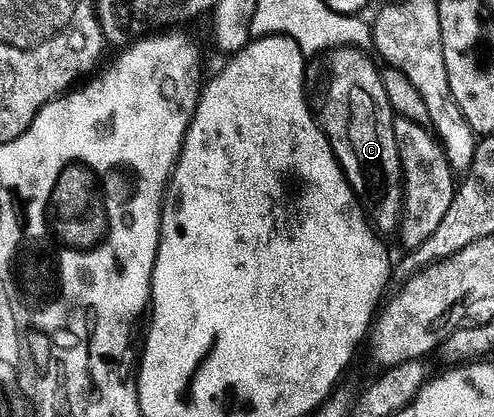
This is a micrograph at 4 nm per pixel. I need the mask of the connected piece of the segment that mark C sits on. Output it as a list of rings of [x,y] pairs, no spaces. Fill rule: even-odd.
[[[352,47],[330,51],[322,61],[324,65],[320,68],[320,77],[310,84],[310,107],[316,122],[326,134],[336,160],[344,171],[344,177],[348,179],[354,194],[363,204],[373,229],[380,234],[395,233],[400,227],[400,219],[404,213],[404,171],[394,134],[398,117],[392,111],[390,98],[386,98],[386,86],[382,86],[380,77],[381,69],[376,68],[377,61],[367,51]]]

